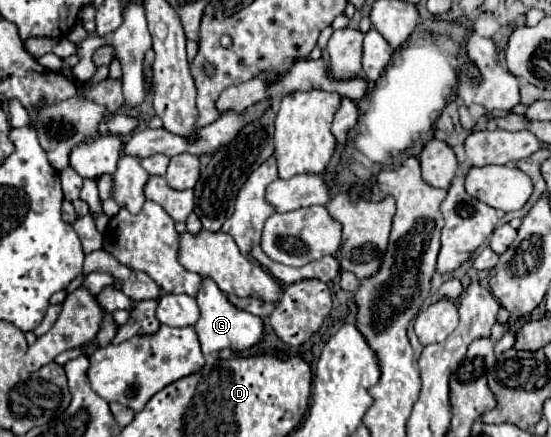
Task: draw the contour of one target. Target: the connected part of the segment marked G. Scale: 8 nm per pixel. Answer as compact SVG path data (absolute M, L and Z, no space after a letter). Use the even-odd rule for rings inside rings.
M204 279L196 299L198 299L198 307L200 307L200 319L194 325L194 329L200 337L200 345L202 345L204 355L216 353L220 349L230 349L232 353L242 353L262 341L262 337L264 337L262 317L244 313L242 309L236 309L212 279Z

